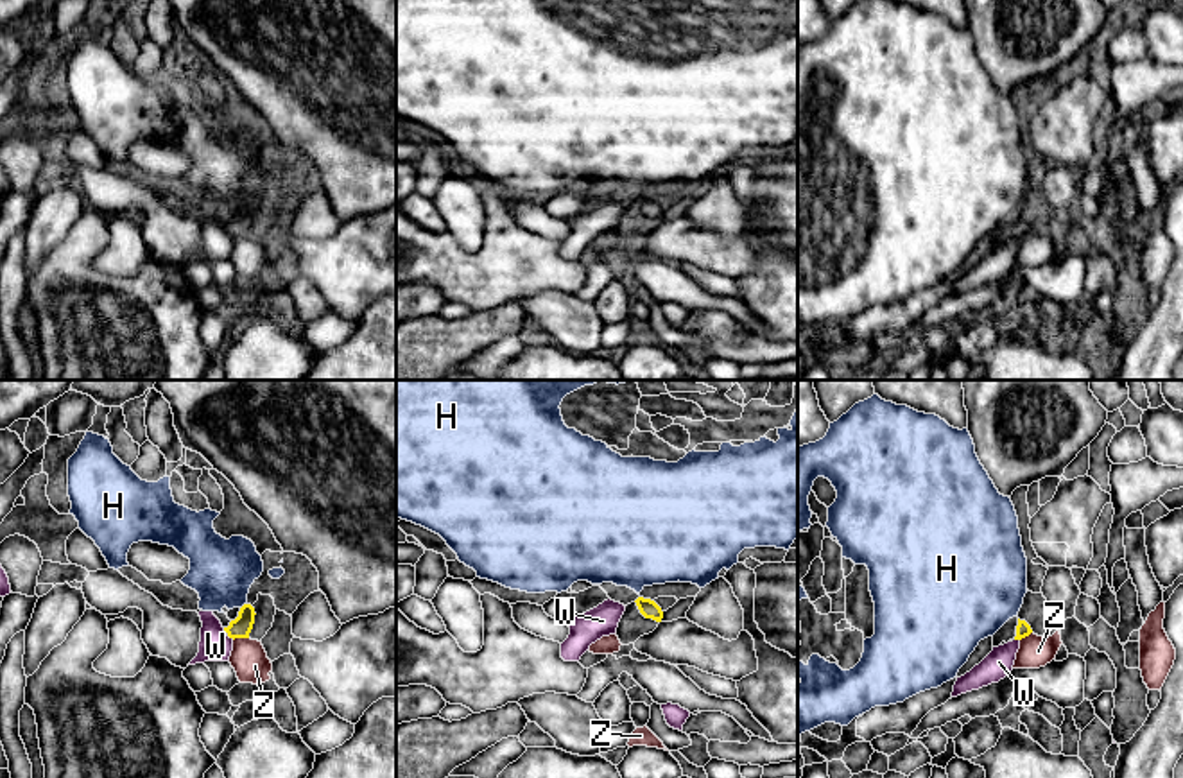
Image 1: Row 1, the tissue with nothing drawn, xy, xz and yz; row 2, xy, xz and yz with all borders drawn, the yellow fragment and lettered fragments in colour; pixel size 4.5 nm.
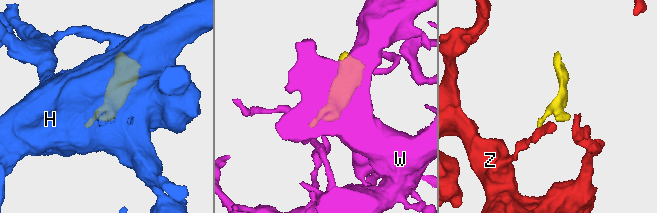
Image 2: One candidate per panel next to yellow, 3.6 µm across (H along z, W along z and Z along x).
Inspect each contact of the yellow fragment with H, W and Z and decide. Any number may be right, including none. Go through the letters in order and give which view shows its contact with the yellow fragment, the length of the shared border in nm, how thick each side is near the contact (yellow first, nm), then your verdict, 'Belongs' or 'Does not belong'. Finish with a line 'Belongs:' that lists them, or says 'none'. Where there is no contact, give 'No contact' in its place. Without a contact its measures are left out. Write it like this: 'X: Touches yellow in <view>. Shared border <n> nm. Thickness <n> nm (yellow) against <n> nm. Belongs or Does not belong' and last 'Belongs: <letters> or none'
H: Touches yellow in xy. Shared border 40 nm. Thickness 90 nm (yellow) against 280 nm. Does not belong
W: Touches yellow in xy. Shared border 80 nm. Thickness 90 nm (yellow) against 140 nm. Does not belong
Z: Touches yellow in xy. Shared border 70 nm. Thickness 90 nm (yellow) against 160 nm. Does not belong
Belongs: none

